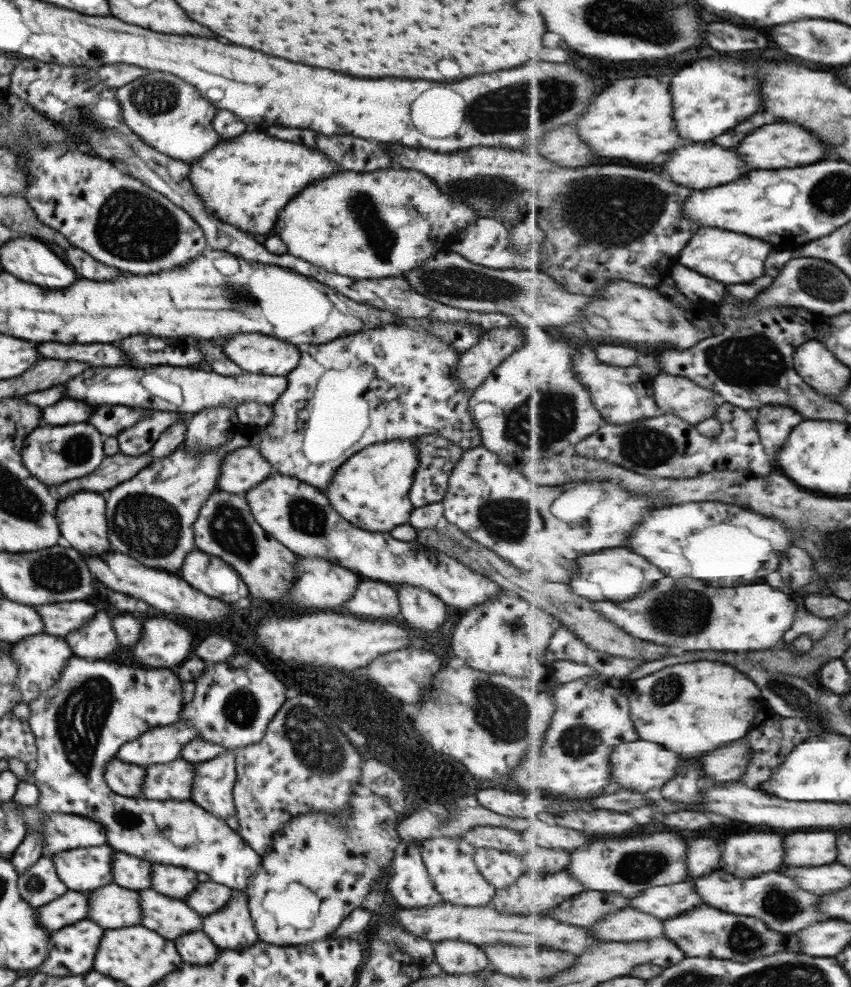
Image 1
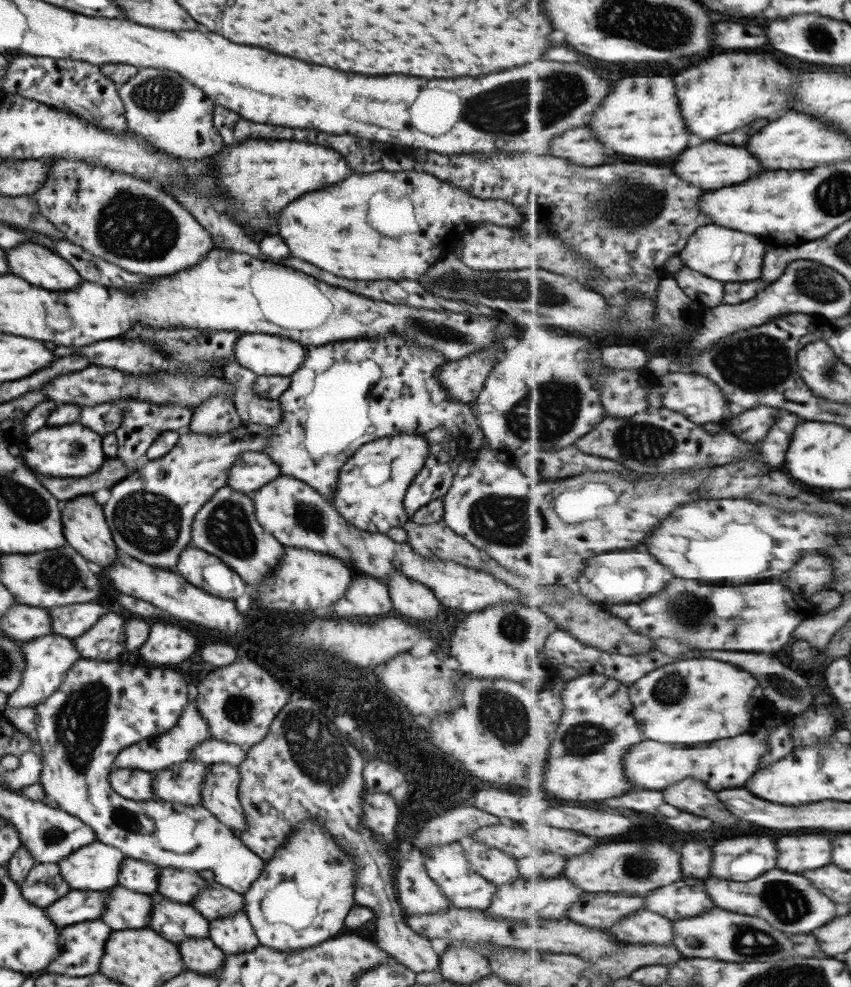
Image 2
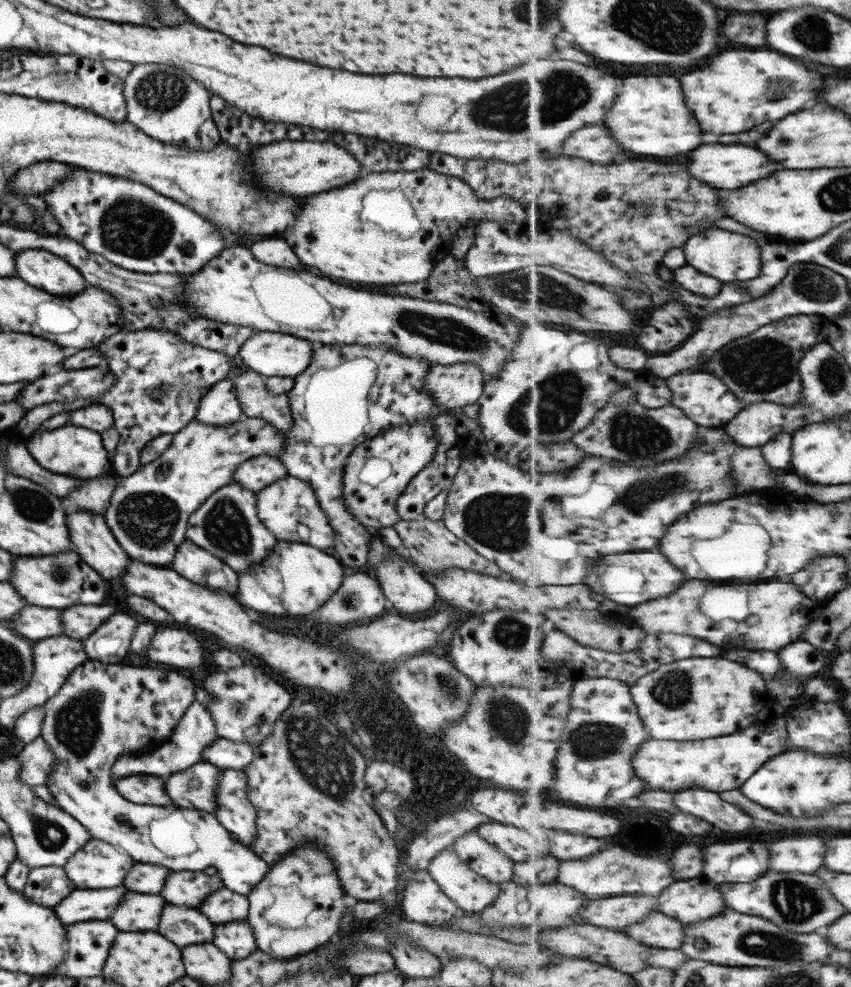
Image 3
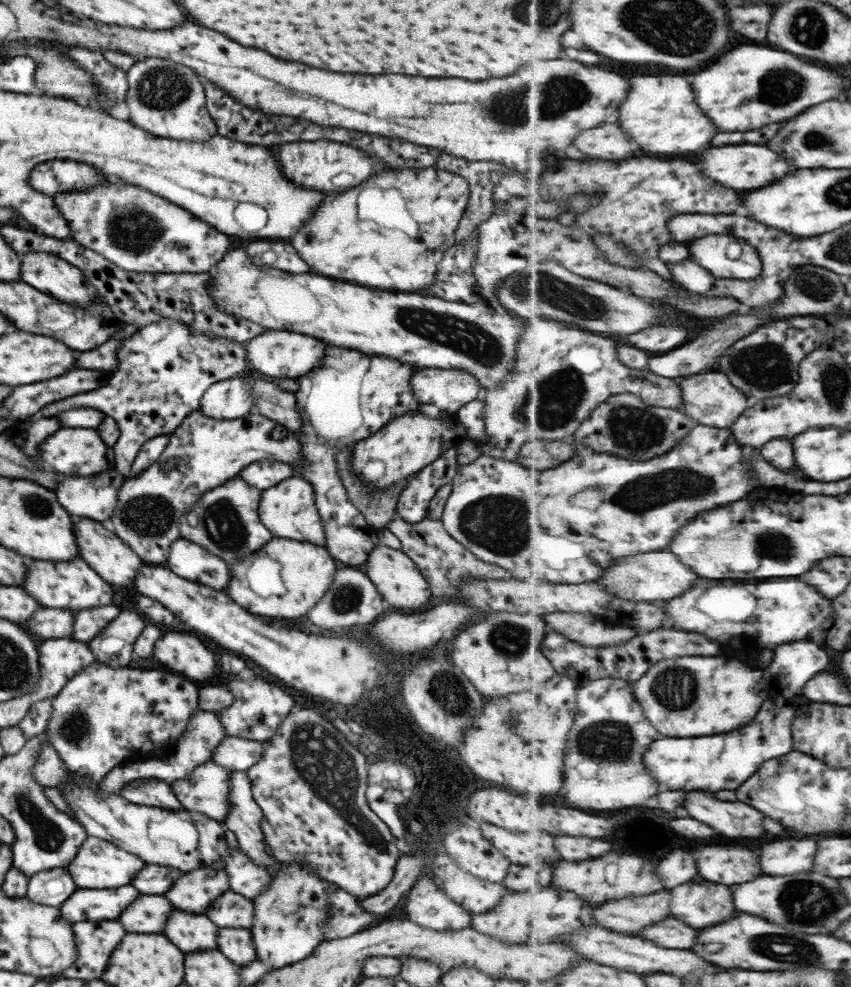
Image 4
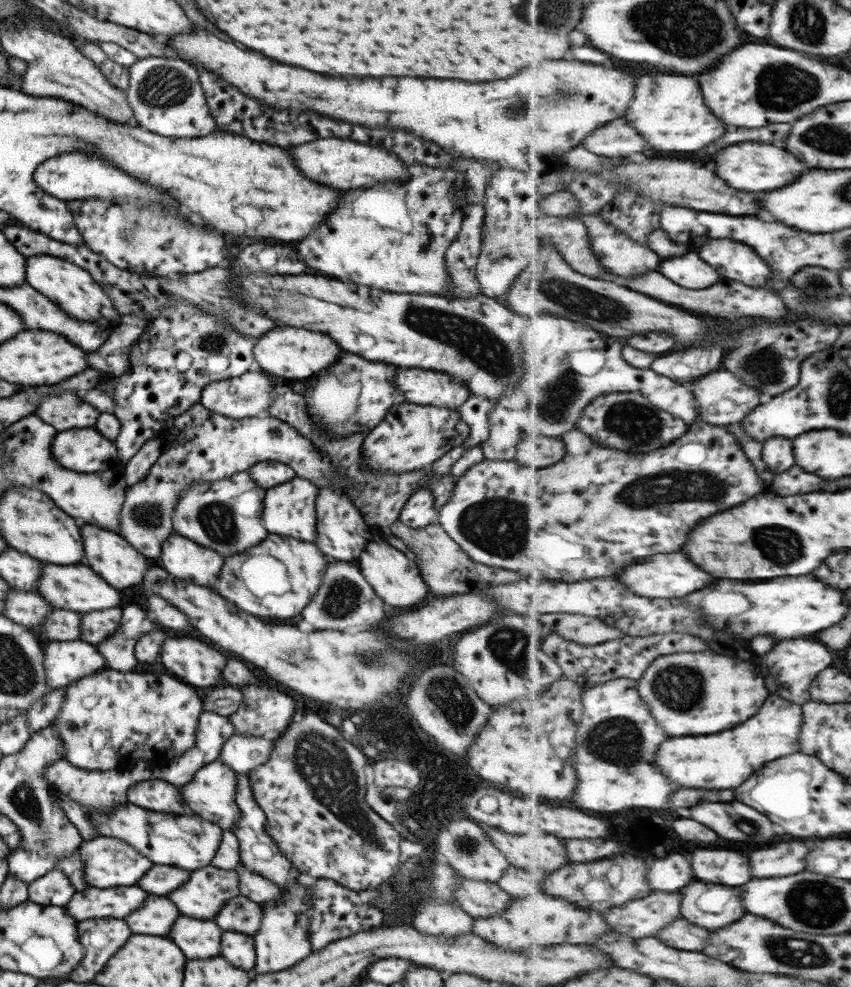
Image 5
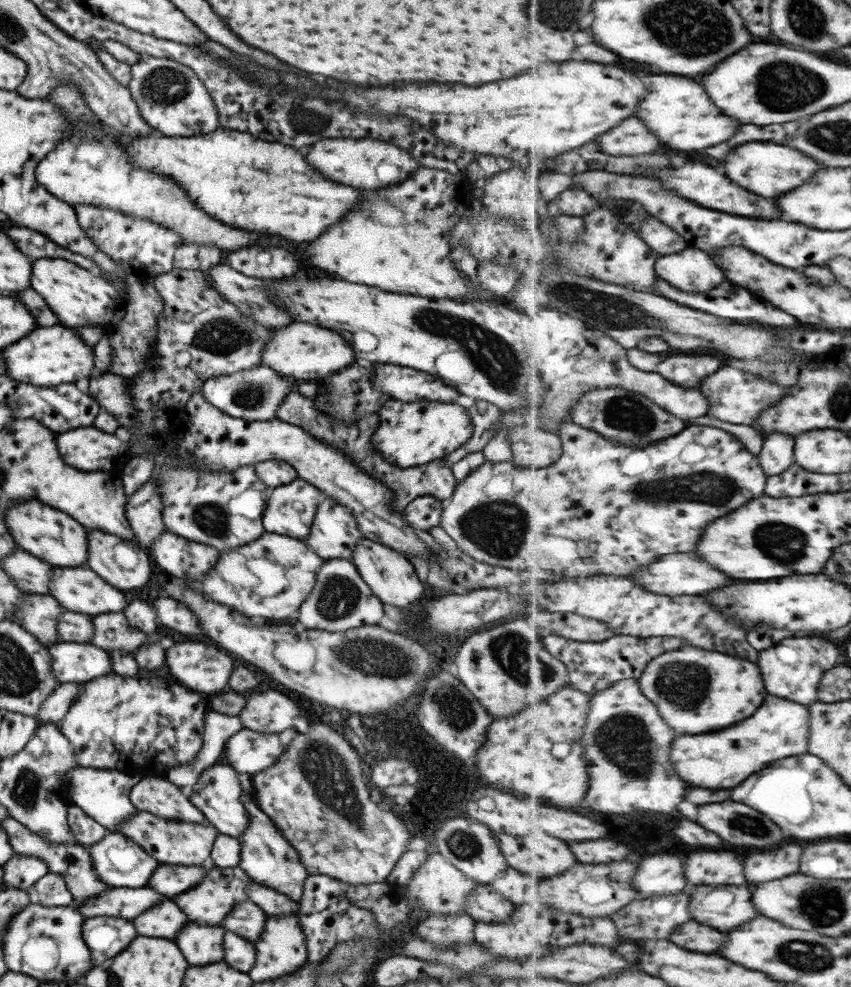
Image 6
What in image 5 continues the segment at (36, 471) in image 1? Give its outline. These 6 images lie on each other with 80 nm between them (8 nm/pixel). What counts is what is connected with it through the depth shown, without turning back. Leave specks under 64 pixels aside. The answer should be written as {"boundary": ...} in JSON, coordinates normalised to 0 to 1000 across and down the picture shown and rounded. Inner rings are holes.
{"boundary":[[[110,433],[67,438],[58,459],[74,474],[100,480],[123,477],[140,468],[134,448],[119,442]]]}

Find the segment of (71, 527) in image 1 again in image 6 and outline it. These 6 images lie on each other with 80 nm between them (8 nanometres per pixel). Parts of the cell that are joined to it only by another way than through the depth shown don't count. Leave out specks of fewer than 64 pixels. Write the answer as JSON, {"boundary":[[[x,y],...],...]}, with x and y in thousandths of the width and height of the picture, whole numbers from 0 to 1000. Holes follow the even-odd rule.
{"boundary":[[[101,536],[101,547],[102,559],[105,559],[102,573],[114,584],[119,584],[128,594],[147,599],[180,590],[173,559],[161,553],[156,547],[143,546],[114,536]],[[135,551],[147,551],[149,555],[154,555],[154,559],[161,563],[161,571],[157,575],[152,575],[152,578],[142,575],[133,567]]]}

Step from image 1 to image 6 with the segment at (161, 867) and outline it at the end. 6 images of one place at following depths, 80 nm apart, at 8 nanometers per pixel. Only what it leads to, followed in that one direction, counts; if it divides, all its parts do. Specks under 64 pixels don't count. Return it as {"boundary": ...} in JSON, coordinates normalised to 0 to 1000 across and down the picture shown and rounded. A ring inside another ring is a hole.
{"boundary":[[[278,877],[271,879],[246,879],[241,890],[222,900],[220,904],[213,904],[208,908],[203,908],[201,912],[217,924],[217,928],[227,934],[236,934],[236,936],[248,936],[248,938],[257,938],[262,928],[267,926],[277,914],[288,912],[289,898],[294,890]]]}

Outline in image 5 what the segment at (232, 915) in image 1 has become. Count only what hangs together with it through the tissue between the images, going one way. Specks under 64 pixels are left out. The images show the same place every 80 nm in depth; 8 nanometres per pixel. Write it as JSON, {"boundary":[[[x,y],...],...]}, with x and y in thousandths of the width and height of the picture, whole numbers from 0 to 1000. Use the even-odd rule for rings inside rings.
{"boundary":[[[264,943],[259,950],[260,970],[270,978],[291,984],[298,980],[297,951],[288,945]]]}

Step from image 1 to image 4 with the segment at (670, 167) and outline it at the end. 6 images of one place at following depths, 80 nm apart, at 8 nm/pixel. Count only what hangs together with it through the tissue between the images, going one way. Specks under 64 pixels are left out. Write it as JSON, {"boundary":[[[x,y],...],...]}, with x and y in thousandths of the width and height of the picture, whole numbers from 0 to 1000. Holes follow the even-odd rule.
{"boundary":[[[864,146],[864,148],[850,148],[850,150],[833,150],[826,154],[821,166],[824,170],[828,170],[828,178],[838,178],[838,182],[852,186],[854,190],[864,190],[864,193],[897,190],[920,180],[929,172],[934,172],[913,154],[904,152],[901,148],[892,148],[892,146]]]}

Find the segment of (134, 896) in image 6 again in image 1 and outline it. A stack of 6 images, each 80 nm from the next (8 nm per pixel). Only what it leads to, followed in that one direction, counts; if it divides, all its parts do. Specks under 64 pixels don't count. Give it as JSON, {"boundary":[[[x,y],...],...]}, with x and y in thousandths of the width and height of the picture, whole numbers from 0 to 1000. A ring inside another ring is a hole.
{"boundary":[[[79,901],[79,904],[55,916],[43,919],[40,923],[45,937],[60,945],[73,938],[101,930],[103,906],[93,906],[90,903]]]}

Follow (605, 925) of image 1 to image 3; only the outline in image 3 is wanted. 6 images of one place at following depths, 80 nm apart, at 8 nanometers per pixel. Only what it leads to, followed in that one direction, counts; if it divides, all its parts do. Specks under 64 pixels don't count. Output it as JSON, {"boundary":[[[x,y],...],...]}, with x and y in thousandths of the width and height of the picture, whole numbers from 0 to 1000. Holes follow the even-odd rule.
{"boundary":[[[778,924],[767,925],[759,931],[738,938],[733,944],[744,952],[787,963],[799,961],[805,950],[803,936]]]}

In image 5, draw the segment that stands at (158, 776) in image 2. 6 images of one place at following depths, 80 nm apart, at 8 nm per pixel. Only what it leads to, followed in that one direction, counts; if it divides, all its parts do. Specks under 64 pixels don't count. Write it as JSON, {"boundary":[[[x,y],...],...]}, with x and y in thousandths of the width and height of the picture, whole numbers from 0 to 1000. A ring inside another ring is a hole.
{"boundary":[[[257,770],[248,771],[233,778],[226,784],[222,792],[209,796],[208,801],[229,827],[254,835],[261,841],[273,843],[273,837],[276,832],[281,831],[281,820],[275,812],[278,785]]]}

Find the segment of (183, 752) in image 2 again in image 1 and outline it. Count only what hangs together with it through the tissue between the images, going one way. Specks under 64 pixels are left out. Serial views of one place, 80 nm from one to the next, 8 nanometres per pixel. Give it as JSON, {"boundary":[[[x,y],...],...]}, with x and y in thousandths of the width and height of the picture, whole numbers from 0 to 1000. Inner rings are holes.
{"boundary":[[[209,729],[199,736],[184,736],[149,754],[145,754],[135,767],[170,778],[176,774],[193,773],[209,768],[215,754],[234,749],[231,741]]]}

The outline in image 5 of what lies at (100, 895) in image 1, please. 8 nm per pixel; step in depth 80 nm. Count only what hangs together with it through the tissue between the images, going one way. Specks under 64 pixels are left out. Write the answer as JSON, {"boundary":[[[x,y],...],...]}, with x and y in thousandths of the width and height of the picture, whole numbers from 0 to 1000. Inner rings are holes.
{"boundary":[[[173,908],[163,920],[149,926],[145,932],[149,934],[156,946],[177,946],[177,948],[194,948],[210,928],[208,920],[187,908]]]}

